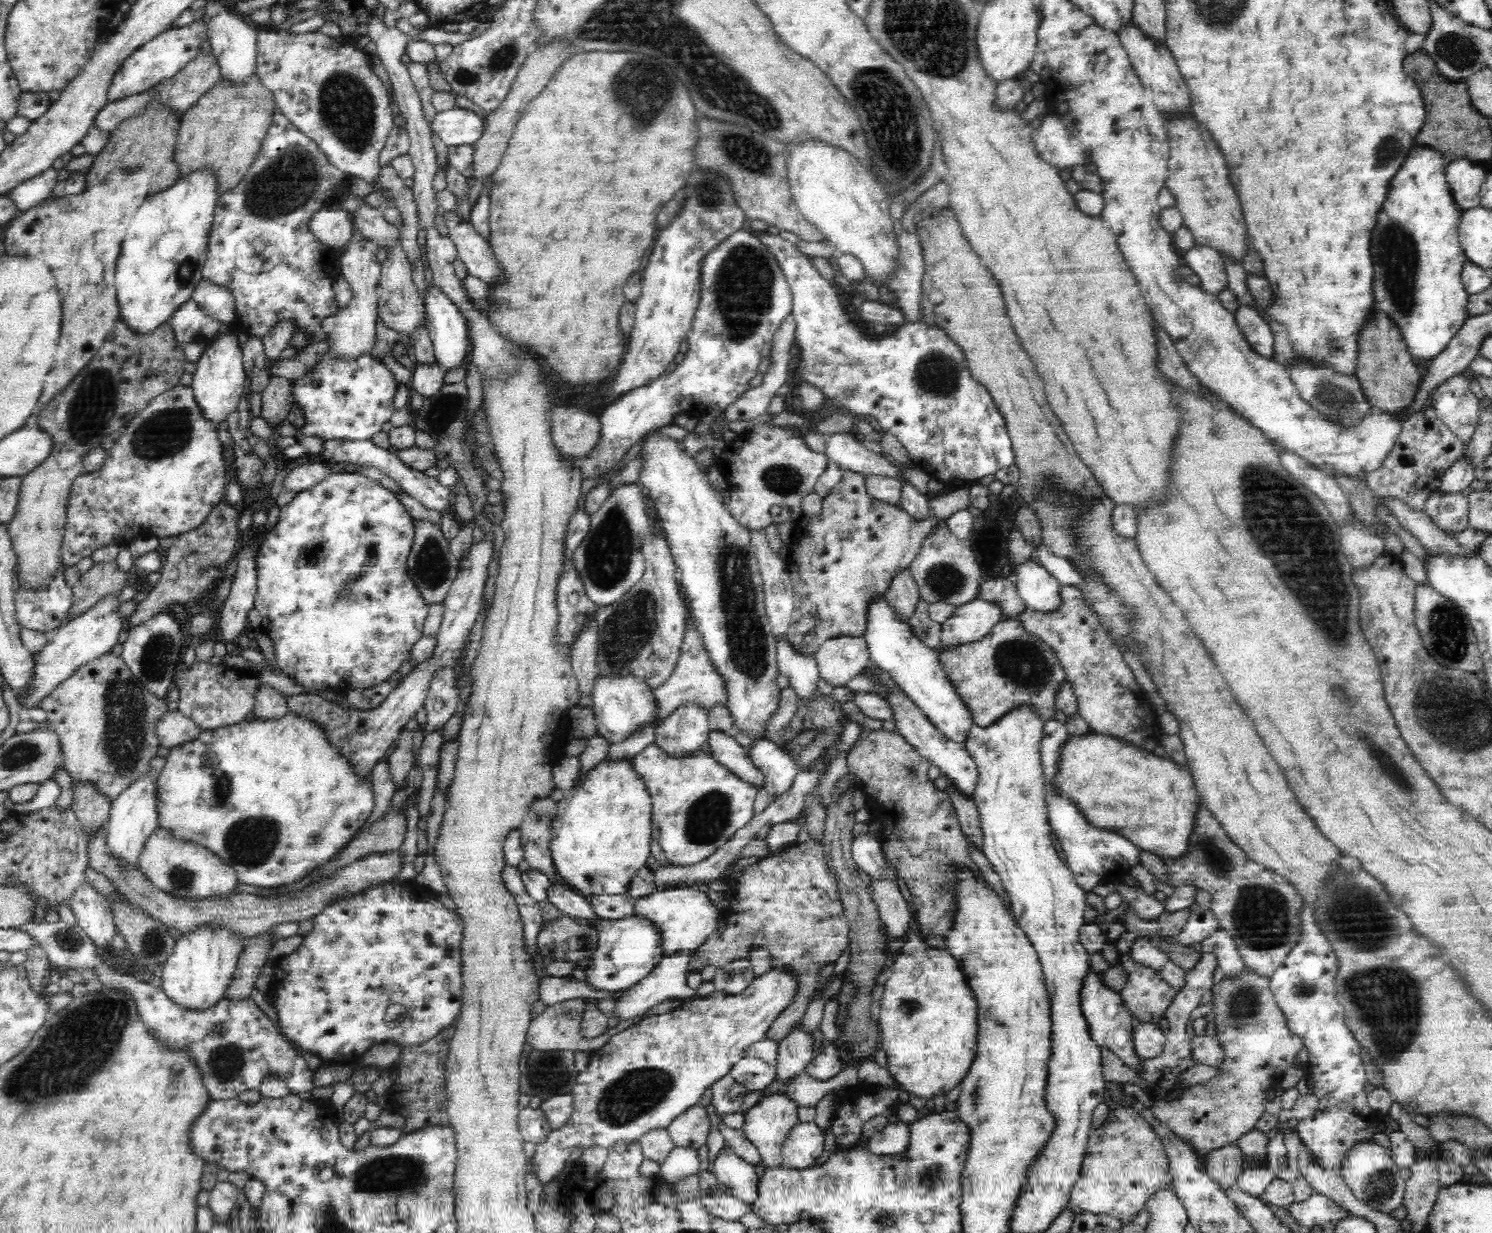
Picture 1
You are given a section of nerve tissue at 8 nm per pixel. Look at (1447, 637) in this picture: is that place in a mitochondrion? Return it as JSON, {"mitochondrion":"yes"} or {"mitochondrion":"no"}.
{"mitochondrion":"yes"}

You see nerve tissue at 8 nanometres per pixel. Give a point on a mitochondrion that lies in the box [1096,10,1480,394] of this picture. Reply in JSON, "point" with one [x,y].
{"point":[1398,258]}

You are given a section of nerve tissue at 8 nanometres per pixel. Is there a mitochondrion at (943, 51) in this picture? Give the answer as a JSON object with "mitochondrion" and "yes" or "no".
{"mitochondrion":"yes"}

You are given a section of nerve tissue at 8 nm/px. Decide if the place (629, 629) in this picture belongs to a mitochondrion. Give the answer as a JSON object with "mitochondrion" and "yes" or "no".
{"mitochondrion":"yes"}

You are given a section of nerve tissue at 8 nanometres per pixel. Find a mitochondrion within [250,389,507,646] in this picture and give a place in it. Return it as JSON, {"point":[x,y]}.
{"point":[430,564]}

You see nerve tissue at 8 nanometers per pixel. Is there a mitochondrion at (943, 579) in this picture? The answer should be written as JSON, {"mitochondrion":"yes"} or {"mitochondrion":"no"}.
{"mitochondrion":"yes"}

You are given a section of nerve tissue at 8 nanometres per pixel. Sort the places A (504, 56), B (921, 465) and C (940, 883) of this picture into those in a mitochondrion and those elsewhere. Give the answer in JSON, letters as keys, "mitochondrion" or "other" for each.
{"A":"mitochondrion","B":"other","C":"mitochondrion"}

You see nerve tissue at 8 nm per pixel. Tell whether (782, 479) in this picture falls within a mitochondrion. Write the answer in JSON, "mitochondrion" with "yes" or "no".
{"mitochondrion":"yes"}

